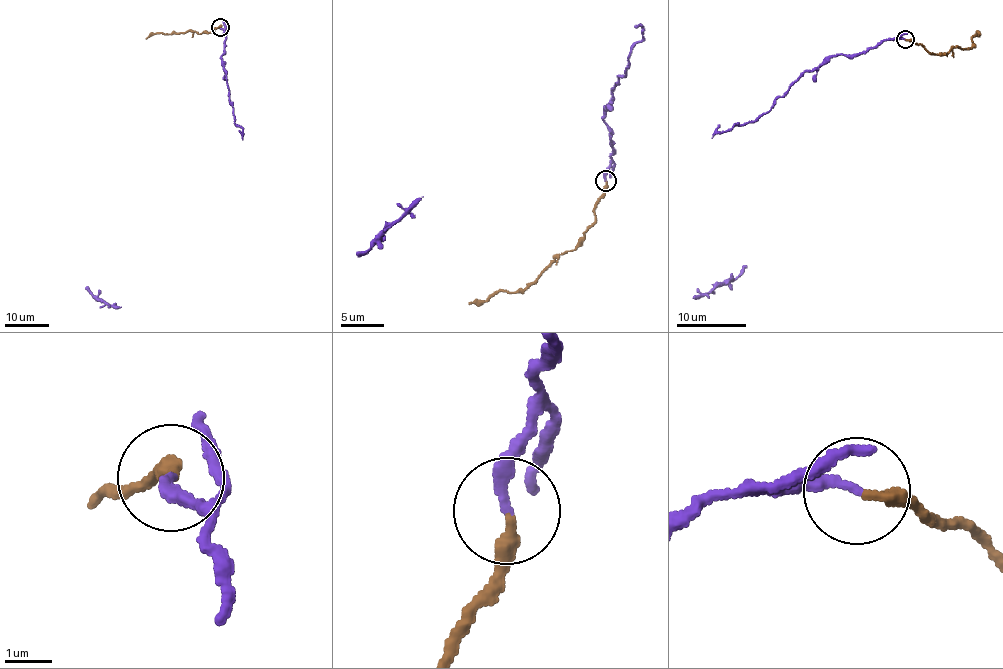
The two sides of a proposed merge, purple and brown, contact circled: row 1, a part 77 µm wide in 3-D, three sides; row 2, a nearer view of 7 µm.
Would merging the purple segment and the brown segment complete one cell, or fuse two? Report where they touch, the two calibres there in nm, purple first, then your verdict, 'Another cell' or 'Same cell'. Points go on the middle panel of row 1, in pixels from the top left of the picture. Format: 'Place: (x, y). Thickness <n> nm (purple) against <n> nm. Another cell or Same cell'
Place: (606, 181). Thickness 220 nm (purple) against 280 nm. Another cell

